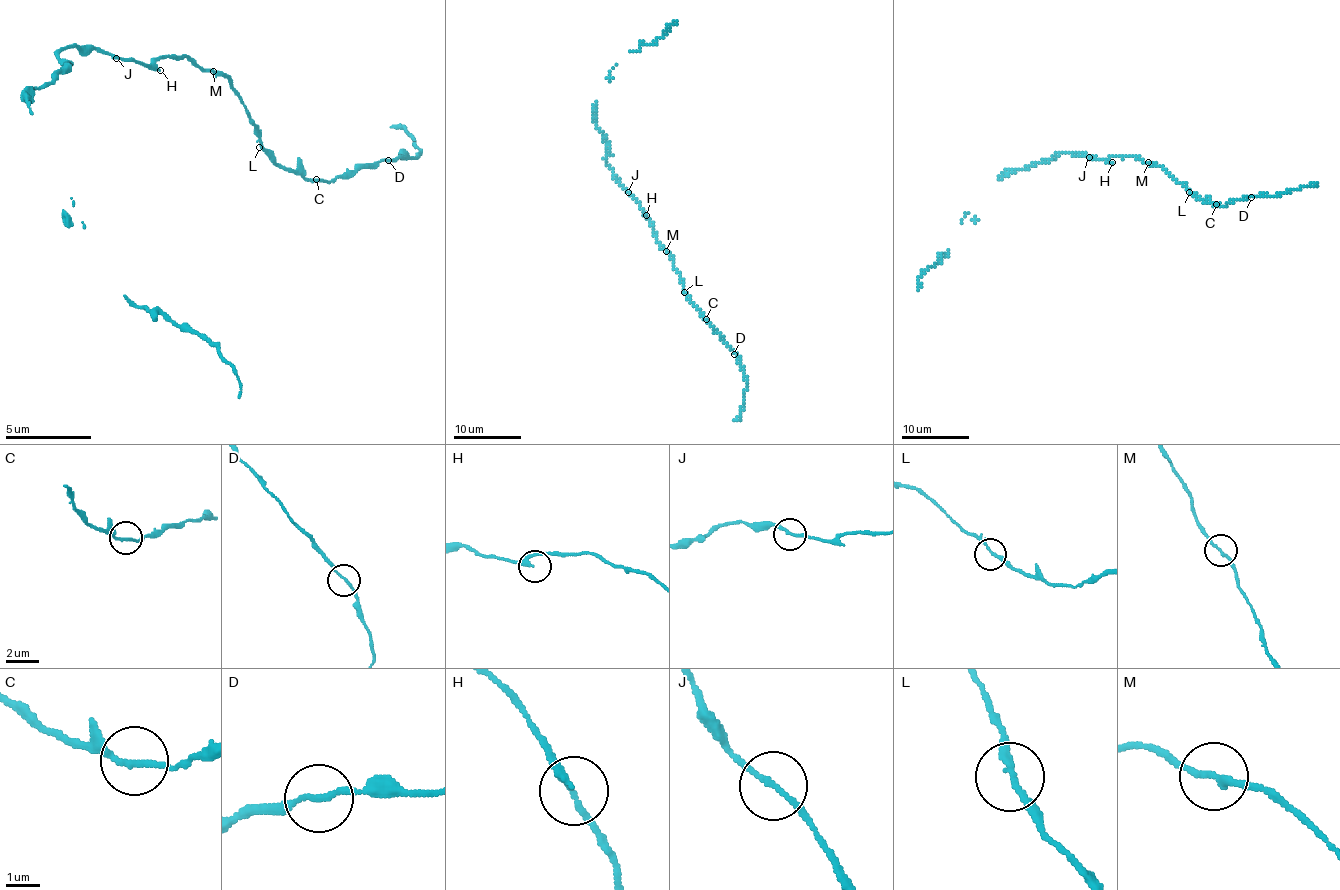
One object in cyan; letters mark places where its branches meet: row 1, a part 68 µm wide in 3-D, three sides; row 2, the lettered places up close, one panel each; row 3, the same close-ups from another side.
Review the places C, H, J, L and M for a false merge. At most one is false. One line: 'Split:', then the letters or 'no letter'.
Split: no letter

